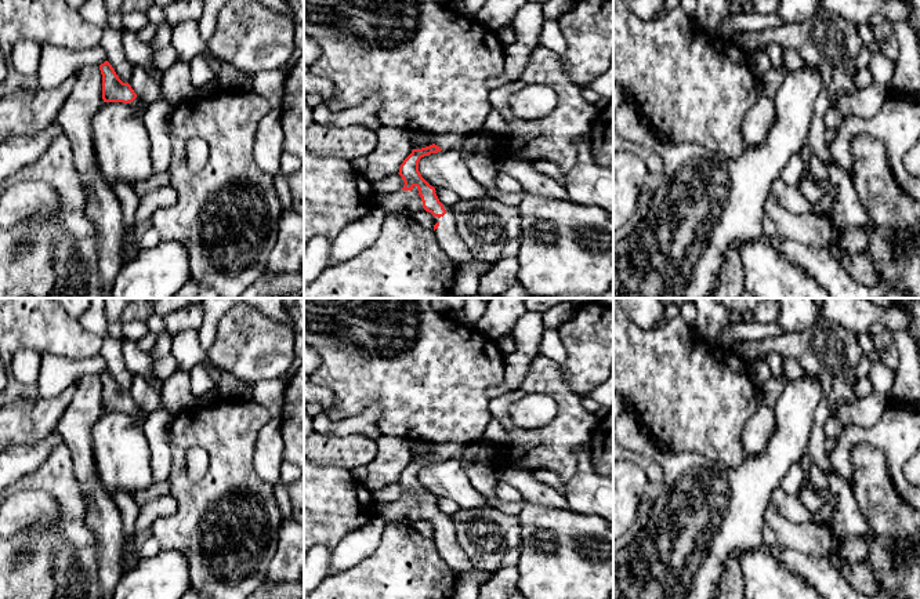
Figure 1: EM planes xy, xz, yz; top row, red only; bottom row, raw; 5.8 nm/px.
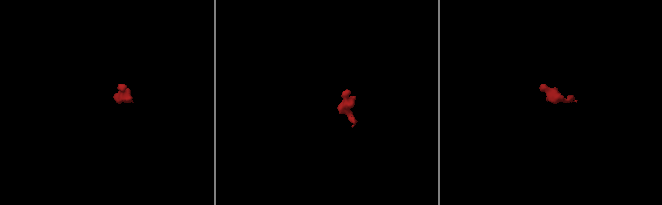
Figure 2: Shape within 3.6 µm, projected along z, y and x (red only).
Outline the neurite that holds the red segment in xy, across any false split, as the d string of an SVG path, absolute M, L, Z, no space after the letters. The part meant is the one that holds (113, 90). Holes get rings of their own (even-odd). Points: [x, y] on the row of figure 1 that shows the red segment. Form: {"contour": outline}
{"contour": "M108 61L99 65L99 70L102 75L104 102L131 102L135 106L135 113L144 120L149 104L141 104L141 98L134 92L128 83L123 83L119 79L115 69Z"}

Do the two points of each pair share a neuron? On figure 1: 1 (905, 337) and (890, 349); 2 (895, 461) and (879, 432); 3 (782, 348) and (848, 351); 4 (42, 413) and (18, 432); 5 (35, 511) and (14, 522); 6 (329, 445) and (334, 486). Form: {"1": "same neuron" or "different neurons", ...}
{"1": "different neurons", "2": "same neuron", "3": "same neuron", "4": "same neuron", "5": "same neuron", "6": "different neurons"}

